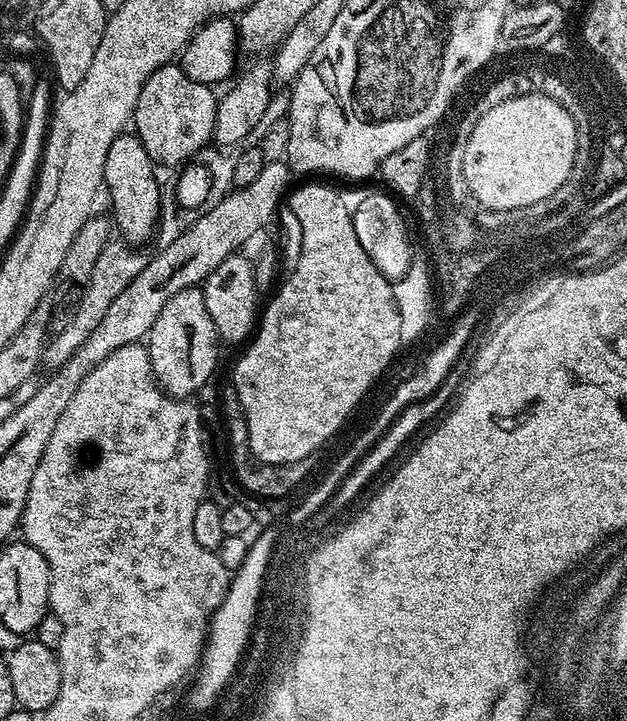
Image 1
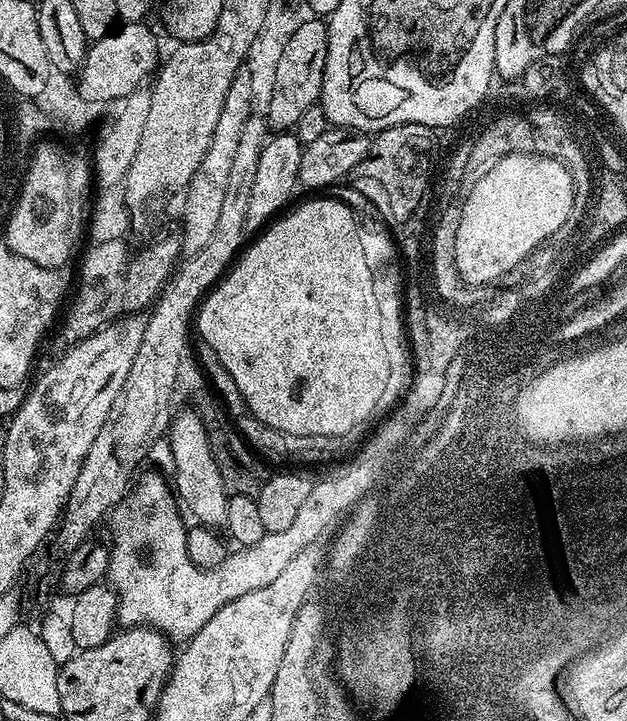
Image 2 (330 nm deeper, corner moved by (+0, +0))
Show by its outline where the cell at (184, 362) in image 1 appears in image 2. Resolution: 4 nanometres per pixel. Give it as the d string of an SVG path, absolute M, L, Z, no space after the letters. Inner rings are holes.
M177 411L172 417L167 431L166 443L172 450L173 462L171 471L176 471L174 492L179 503L185 509L192 511L193 521L199 522L205 528L220 530L226 522L226 506L229 491L224 488L222 474L216 464L213 452L213 437L208 437L208 428L204 420L196 412ZM188 507L188 508L187 508Z

